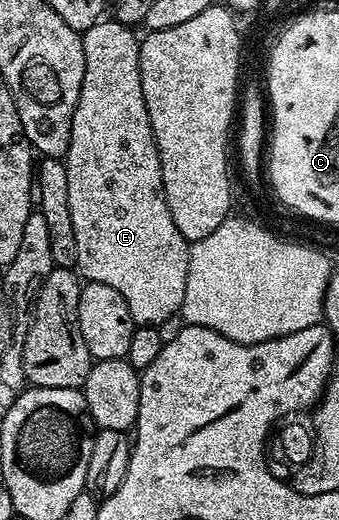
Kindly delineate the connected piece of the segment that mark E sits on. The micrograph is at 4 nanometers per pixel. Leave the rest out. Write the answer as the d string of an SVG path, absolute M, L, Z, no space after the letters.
M106 17L87 31L81 32L84 45L84 81L80 89L78 104L72 117L72 137L64 156L66 172L68 173L68 213L72 213L72 229L76 229L76 253L78 254L77 270L83 280L100 285L109 285L116 289L124 301L128 301L128 313L132 313L135 324L144 327L159 327L164 321L177 316L182 310L184 289L188 285L188 265L190 264L190 243L176 229L176 221L172 221L172 213L168 209L168 201L164 193L162 180L162 166L160 153L152 133L152 125L148 117L148 109L144 101L144 89L140 85L140 39L134 36L135 32L123 23Z

